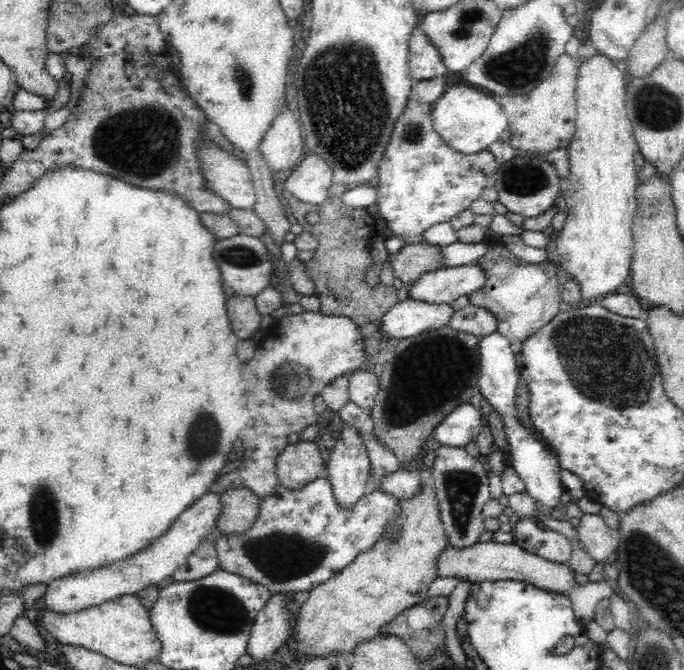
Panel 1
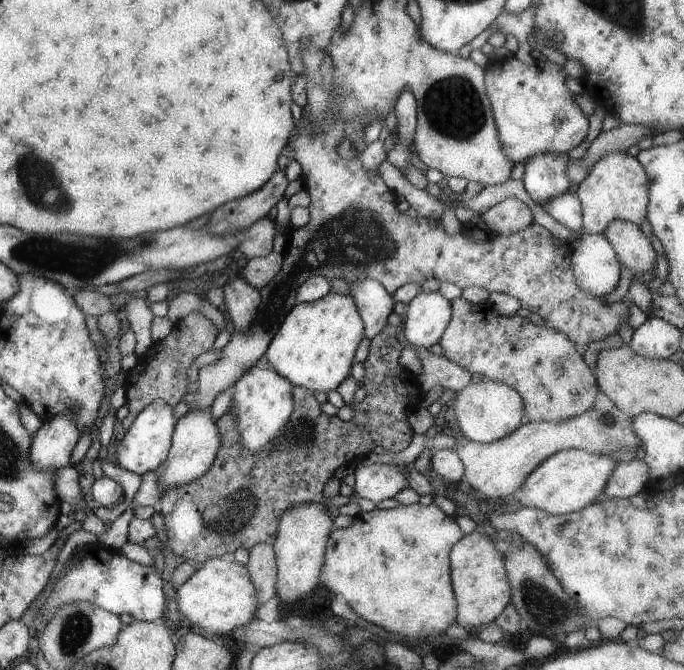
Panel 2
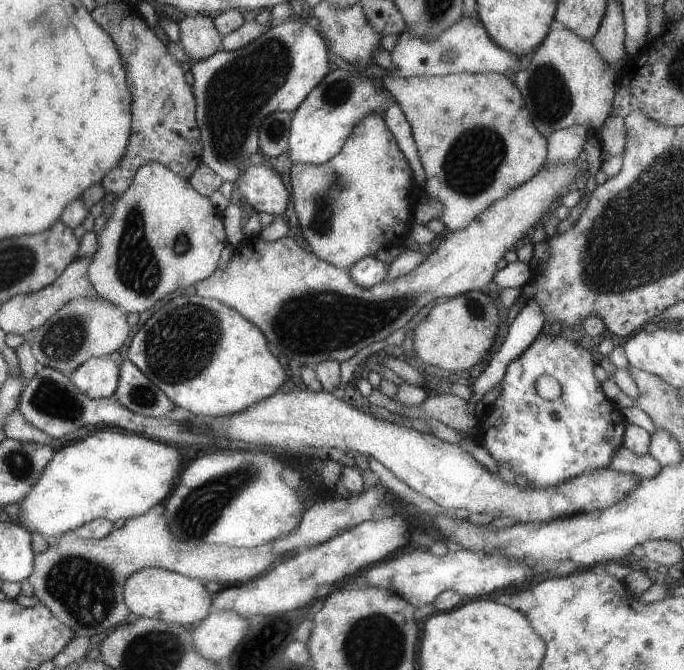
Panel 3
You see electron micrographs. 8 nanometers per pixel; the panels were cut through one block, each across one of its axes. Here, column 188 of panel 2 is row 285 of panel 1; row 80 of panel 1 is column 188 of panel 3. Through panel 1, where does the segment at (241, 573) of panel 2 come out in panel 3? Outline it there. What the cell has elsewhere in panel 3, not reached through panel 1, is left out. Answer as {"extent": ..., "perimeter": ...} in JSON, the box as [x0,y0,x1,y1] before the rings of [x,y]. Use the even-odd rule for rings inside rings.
{"extent":[122,567,212,627],"perimeter":[[[145,567],[128,575],[122,597],[130,612],[137,616],[177,623],[184,627],[199,622],[212,610],[210,595],[202,581],[157,567]]]}

